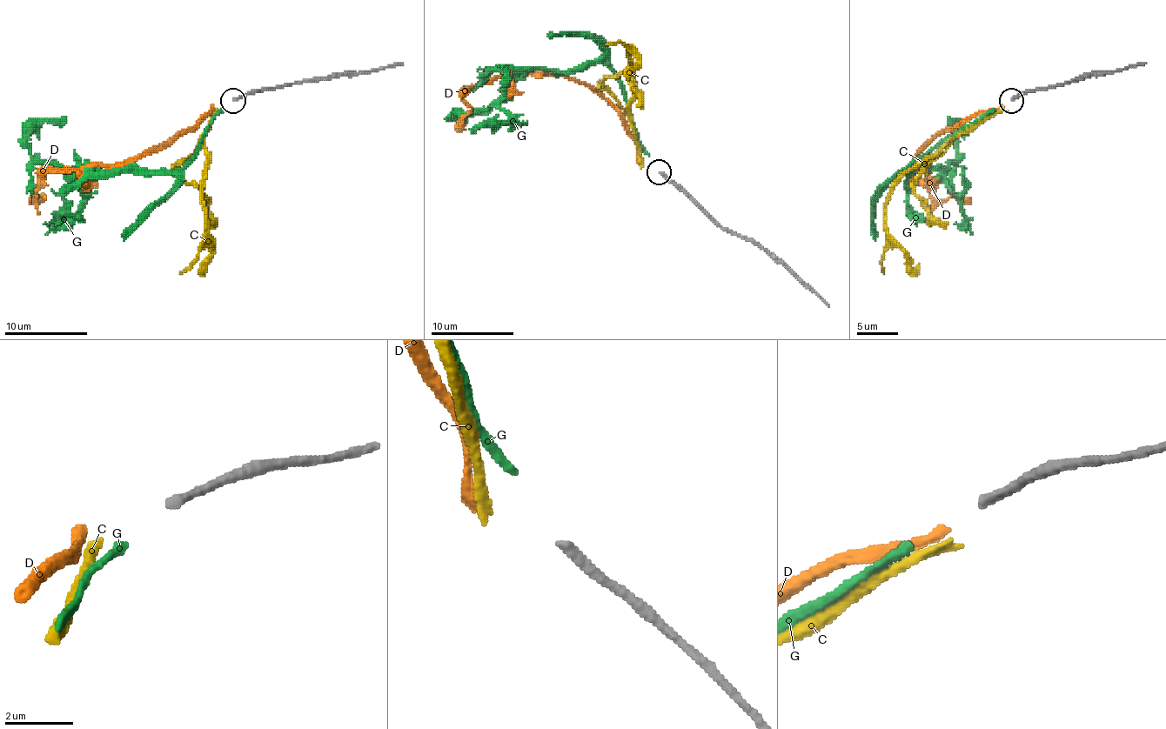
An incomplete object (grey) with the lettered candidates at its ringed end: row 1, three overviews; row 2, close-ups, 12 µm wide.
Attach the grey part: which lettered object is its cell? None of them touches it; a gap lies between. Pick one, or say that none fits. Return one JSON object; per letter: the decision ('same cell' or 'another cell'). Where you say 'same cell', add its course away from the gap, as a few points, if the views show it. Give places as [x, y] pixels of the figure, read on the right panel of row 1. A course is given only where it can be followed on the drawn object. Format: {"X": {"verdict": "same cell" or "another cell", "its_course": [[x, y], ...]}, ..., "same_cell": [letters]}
{"C": {"verdict": "another cell"}, "D": {"verdict": "another cell"}, "G": {"verdict": "same cell", "its_course": [[995, 110], [919, 156], [902, 170], [943, 168], [952, 162], [955, 154], [955, 124], [948, 117]]}, "same_cell": ["G"]}

